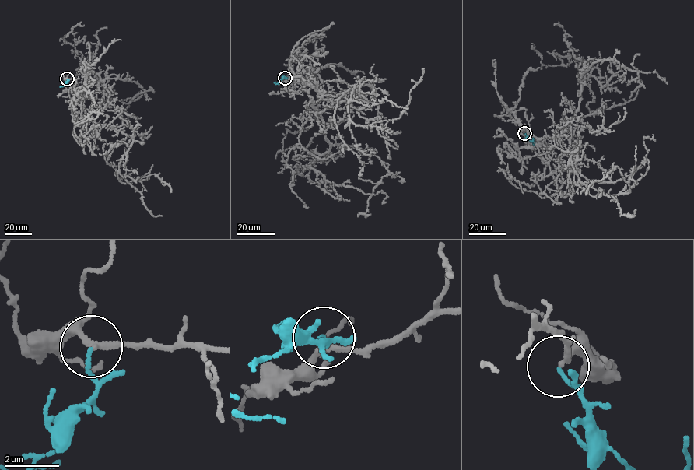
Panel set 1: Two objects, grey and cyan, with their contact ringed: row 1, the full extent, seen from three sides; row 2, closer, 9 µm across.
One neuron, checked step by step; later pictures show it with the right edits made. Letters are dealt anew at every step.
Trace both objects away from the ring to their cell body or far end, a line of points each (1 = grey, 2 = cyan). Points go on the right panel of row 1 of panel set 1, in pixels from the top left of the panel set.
1: (524, 133), (555, 160), (580, 146), (571, 163), (585, 184), (610, 195), (630, 187), (616, 166), (586, 194)
2: (524, 133), (534, 144)

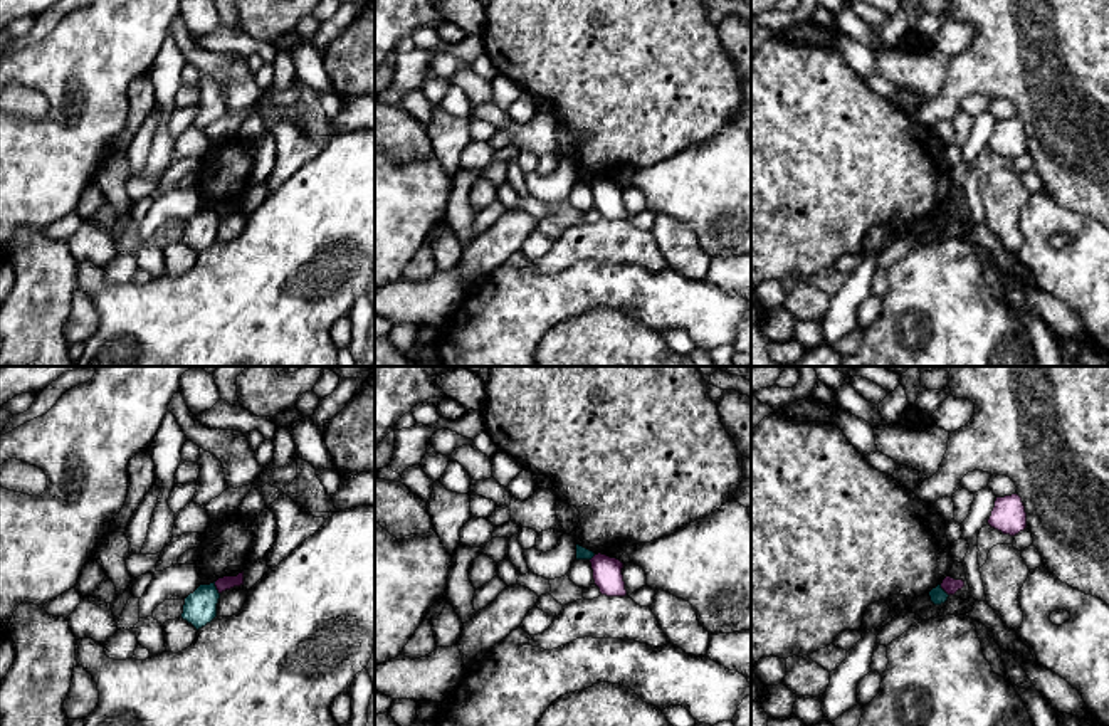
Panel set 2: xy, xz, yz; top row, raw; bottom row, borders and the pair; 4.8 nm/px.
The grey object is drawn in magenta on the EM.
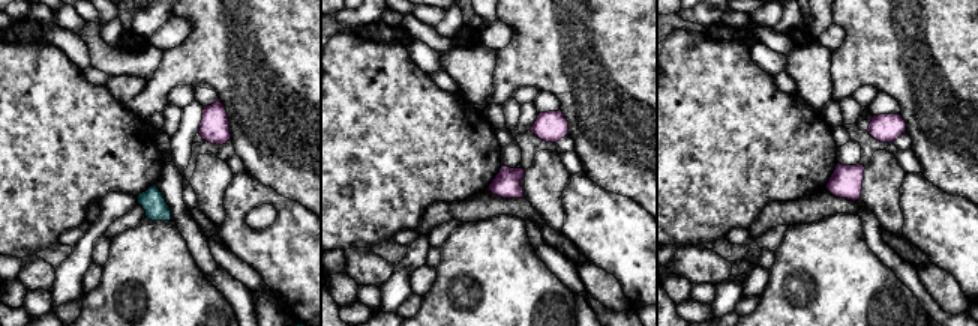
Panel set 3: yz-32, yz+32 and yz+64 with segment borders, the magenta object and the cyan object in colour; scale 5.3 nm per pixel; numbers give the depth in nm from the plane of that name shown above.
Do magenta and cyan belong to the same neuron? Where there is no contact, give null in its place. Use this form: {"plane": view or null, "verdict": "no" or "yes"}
{"plane": "xy", "verdict": "no"}

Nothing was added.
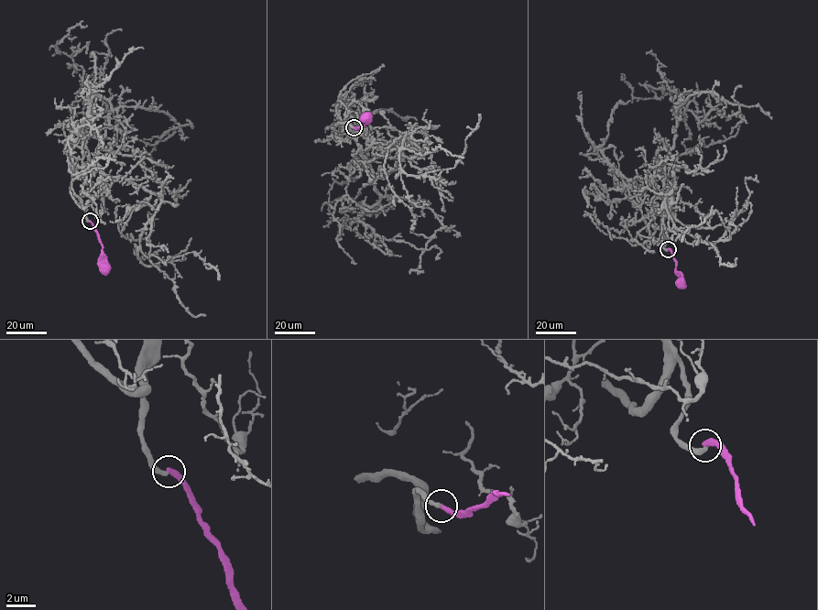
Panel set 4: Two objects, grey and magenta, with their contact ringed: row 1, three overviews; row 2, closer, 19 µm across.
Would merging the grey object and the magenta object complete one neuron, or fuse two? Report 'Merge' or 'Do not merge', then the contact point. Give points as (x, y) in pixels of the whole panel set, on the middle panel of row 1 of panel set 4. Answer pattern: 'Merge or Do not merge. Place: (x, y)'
Merge. Place: (354, 127)

